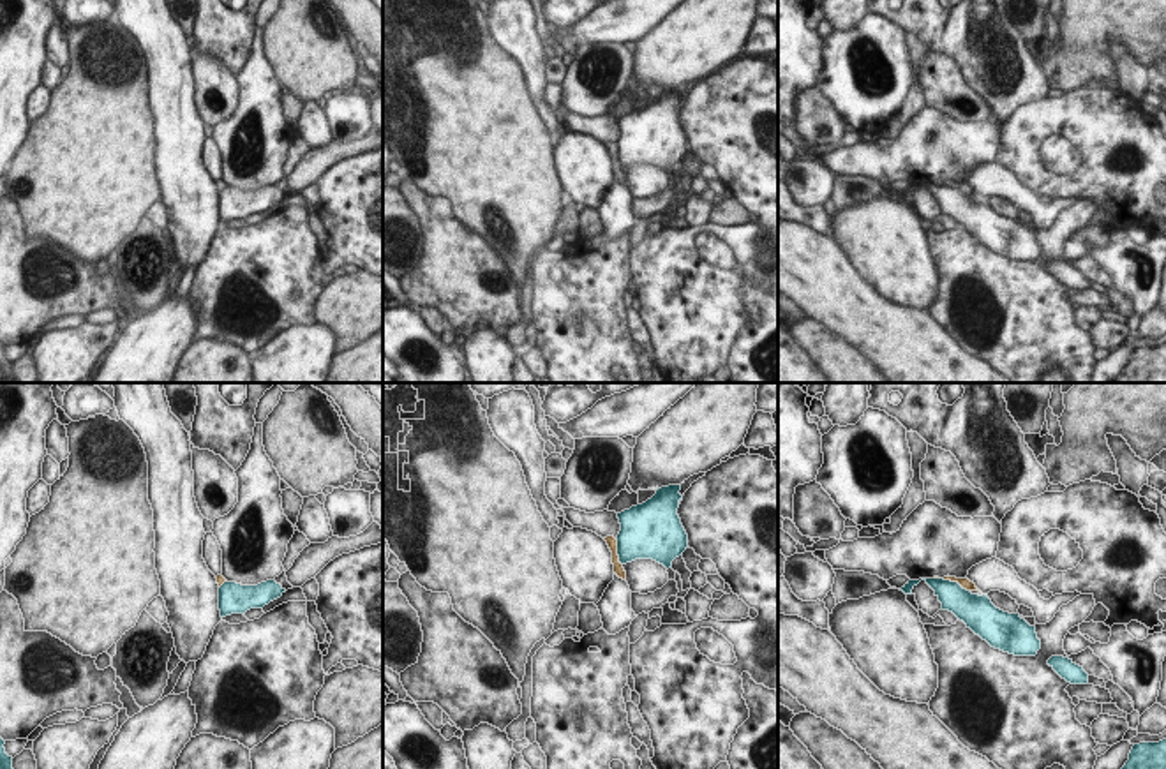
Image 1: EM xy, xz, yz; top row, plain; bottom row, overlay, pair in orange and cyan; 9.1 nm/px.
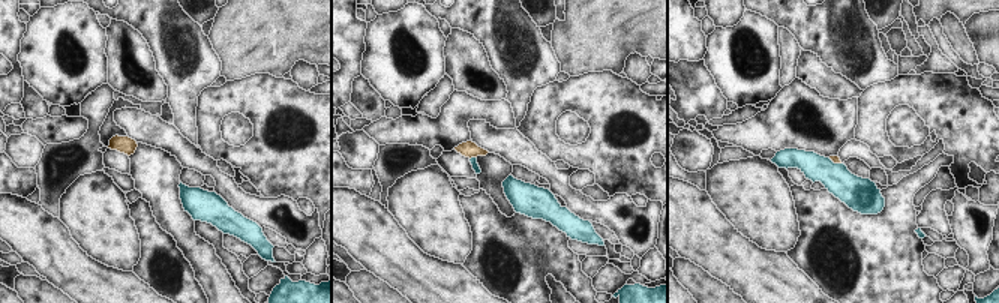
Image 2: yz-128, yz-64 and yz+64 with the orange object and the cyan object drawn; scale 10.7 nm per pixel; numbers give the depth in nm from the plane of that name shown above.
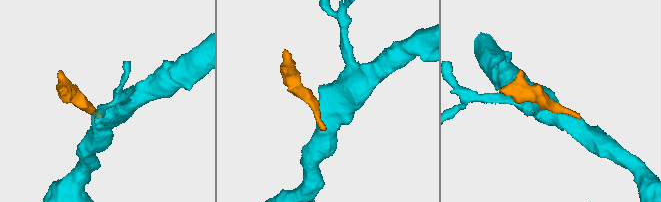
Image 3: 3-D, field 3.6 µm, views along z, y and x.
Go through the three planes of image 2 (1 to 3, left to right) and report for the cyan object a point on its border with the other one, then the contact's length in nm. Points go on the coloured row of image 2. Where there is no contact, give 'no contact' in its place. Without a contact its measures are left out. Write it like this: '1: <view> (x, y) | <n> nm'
1: no contact
2: yz-64 (473, 156) | 90 nm
3: yz+64 (834, 162) | 160 nm

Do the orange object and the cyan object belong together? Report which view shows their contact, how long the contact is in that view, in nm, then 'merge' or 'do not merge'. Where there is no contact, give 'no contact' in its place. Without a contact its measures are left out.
meets orange in xz; contact 260 nm long; do not merge

